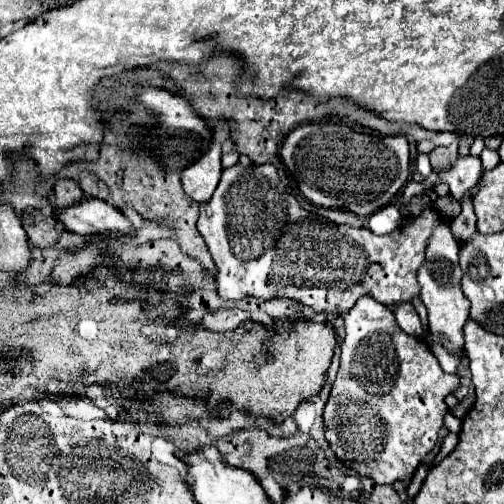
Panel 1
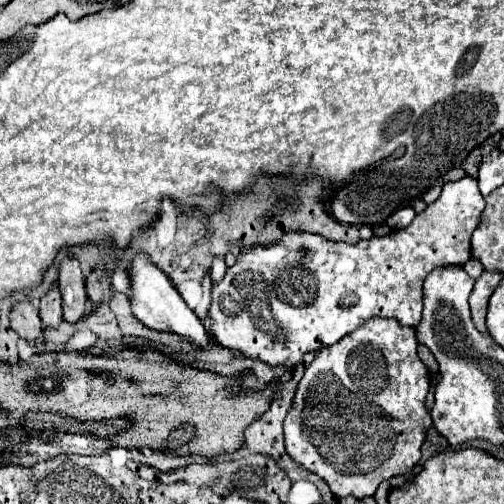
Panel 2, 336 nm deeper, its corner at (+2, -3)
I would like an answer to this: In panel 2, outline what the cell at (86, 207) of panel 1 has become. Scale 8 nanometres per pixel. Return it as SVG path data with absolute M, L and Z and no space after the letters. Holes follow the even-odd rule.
M138 252L138 256L134 256L132 266L128 270L128 276L130 276L130 292L132 292L130 306L140 322L144 322L148 328L154 328L154 330L176 332L182 338L190 340L192 344L206 348L208 332L206 332L202 320L186 306L182 296L172 286L170 278L166 278L158 266L150 264L150 256L146 256L146 252Z

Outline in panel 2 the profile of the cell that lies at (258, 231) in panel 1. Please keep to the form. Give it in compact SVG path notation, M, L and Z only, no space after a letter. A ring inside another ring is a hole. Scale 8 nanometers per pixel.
M472 176L458 182L446 182L440 198L420 212L410 226L394 230L388 236L372 236L358 244L330 242L318 234L288 232L278 244L256 248L242 248L236 264L226 268L220 282L212 284L212 304L208 316L212 320L210 334L216 340L244 356L264 360L268 364L286 364L294 368L306 352L316 352L324 346L336 344L346 334L362 326L374 316L394 318L402 326L412 326L422 318L422 284L436 266L466 264L470 260L470 236L480 224L486 204Z

